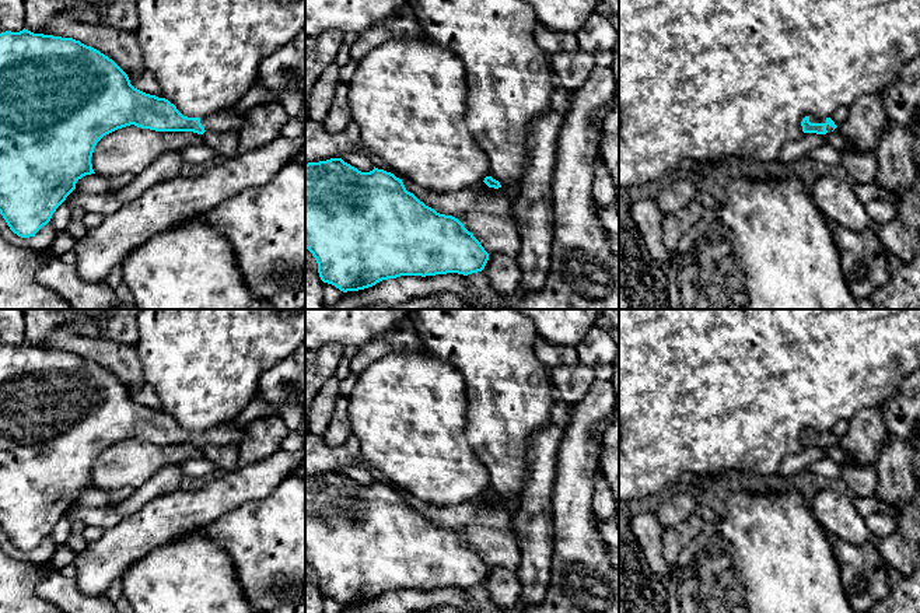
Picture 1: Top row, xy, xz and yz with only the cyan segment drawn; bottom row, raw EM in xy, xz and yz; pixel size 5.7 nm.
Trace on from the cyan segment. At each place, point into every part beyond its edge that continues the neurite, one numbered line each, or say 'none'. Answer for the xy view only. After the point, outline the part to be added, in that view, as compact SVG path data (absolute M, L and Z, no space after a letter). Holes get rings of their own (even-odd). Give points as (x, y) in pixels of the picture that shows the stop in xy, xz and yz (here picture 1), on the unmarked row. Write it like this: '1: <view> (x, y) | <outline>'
1: xy (227, 433) | M225 423L200 431L200 437L206 445L239 444L245 428L235 427L232 423Z

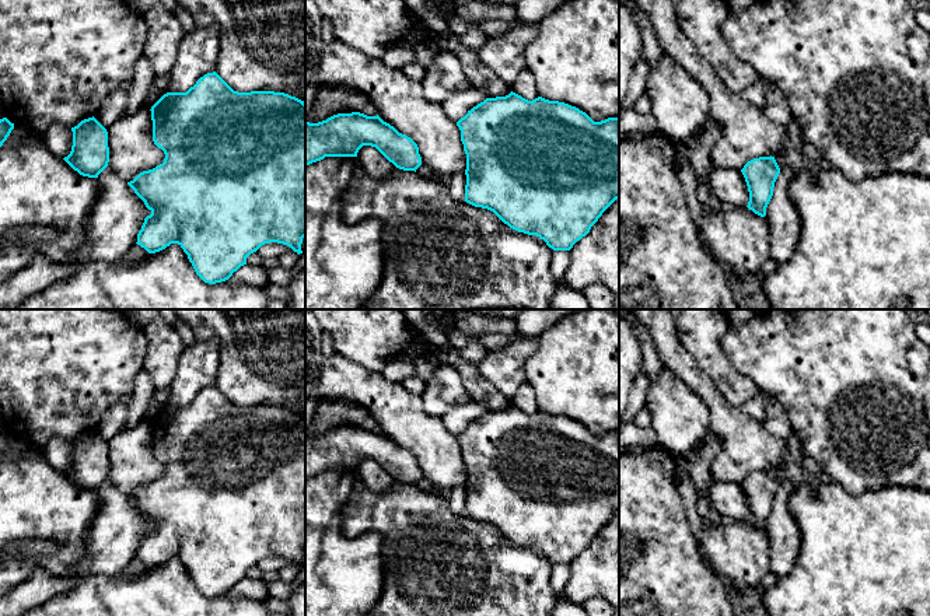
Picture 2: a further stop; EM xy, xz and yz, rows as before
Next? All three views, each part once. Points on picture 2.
none

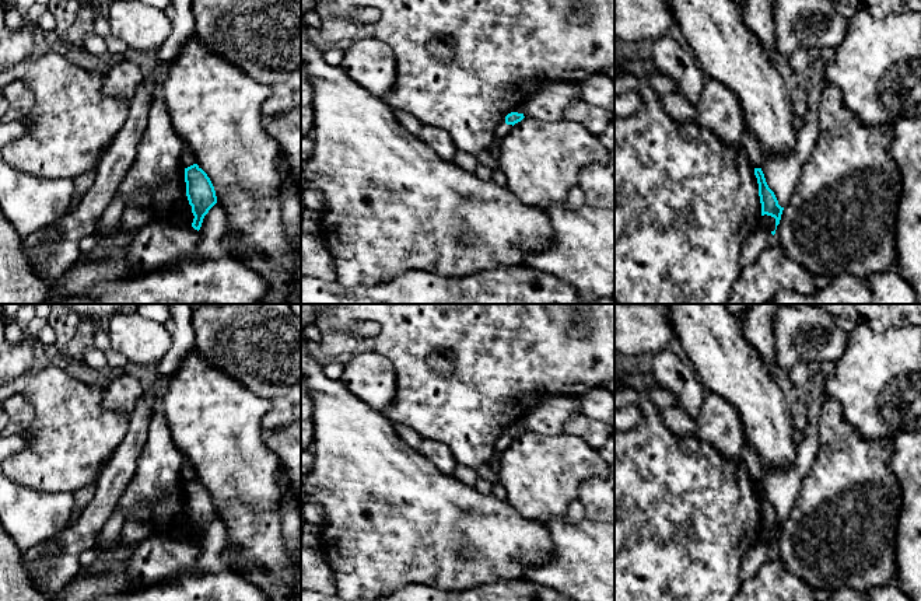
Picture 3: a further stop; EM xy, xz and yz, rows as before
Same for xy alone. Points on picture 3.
none

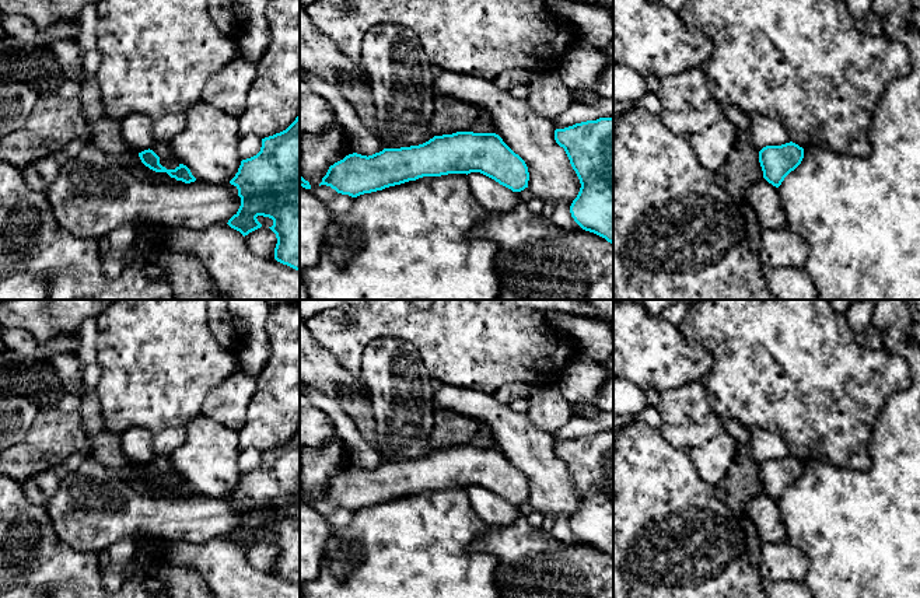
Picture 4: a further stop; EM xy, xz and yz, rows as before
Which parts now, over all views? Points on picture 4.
none

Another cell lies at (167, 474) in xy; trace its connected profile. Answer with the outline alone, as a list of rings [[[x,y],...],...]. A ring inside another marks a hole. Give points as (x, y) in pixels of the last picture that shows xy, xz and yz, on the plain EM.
[[[154,457],[150,464],[160,471],[160,478],[167,483],[175,483],[179,480],[181,476],[171,468],[167,458]]]

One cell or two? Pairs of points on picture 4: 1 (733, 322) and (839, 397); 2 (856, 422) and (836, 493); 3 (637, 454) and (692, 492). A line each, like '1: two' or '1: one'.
1: one
2: two
3: one

